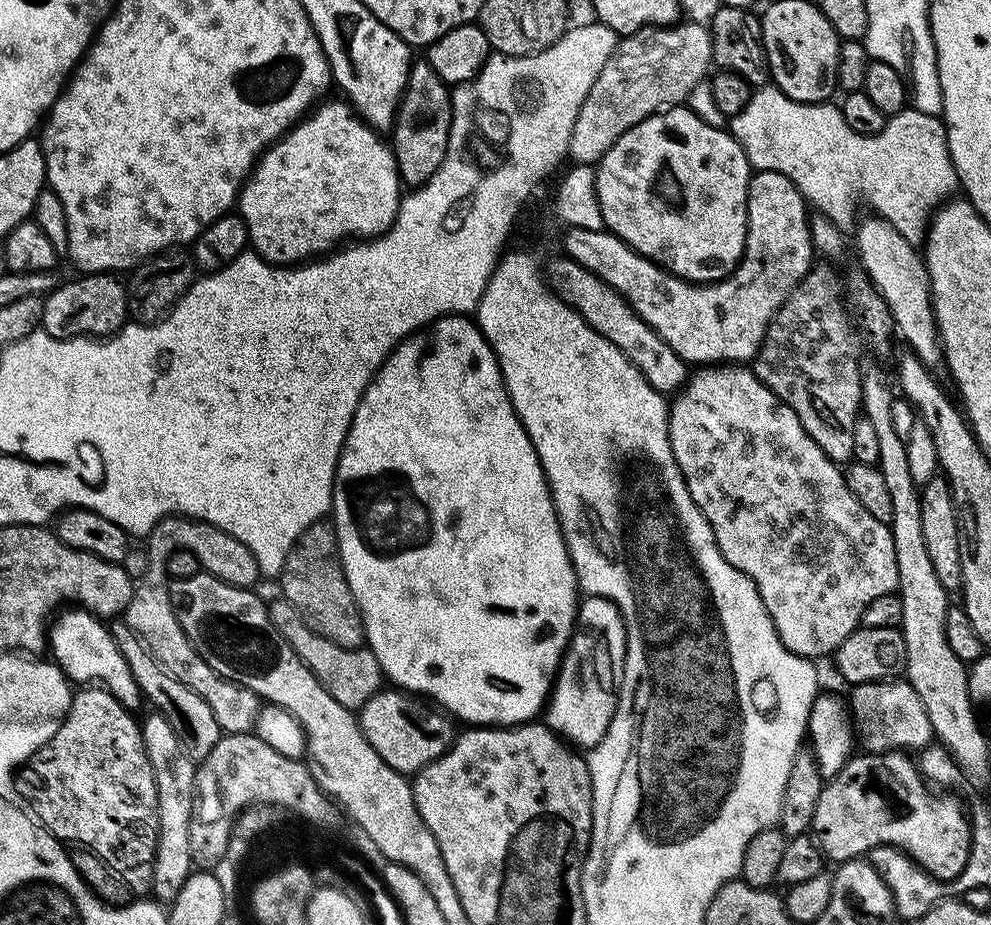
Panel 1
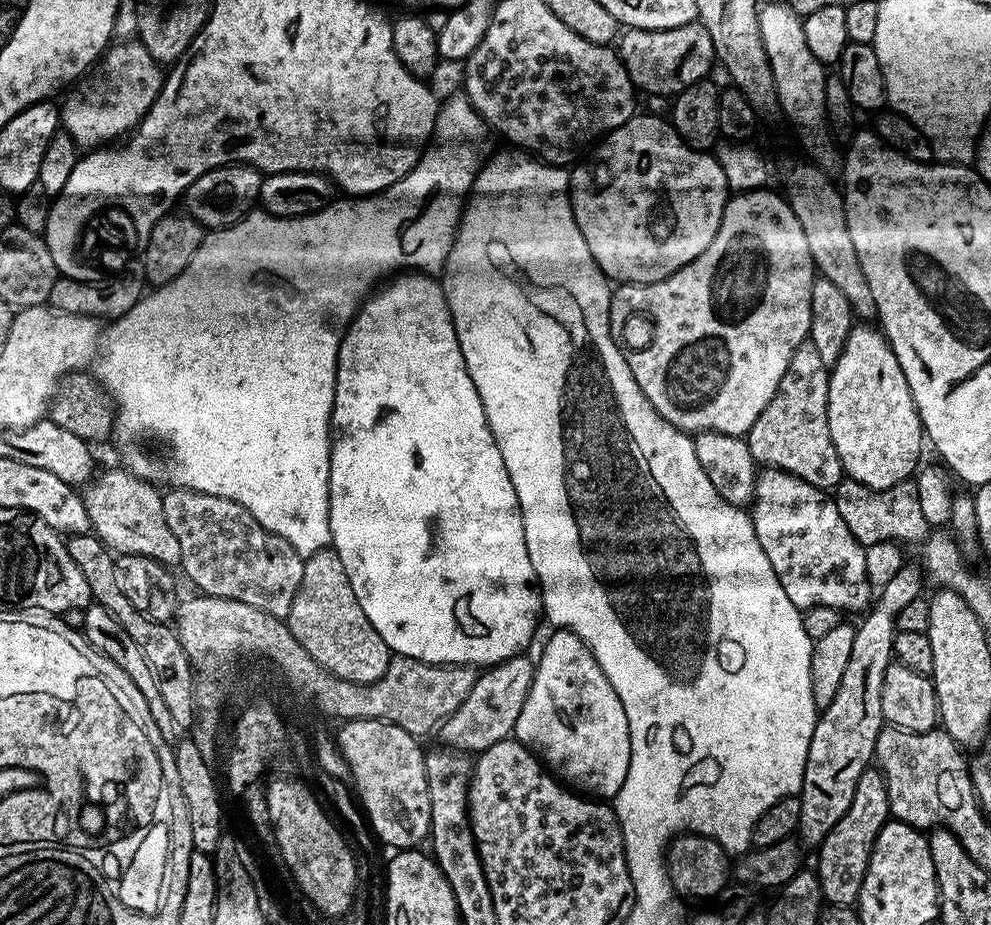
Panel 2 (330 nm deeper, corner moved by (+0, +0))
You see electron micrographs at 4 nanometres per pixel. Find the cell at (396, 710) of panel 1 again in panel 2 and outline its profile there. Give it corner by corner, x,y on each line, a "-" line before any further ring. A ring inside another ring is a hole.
524,654
518,655
513,660
485,671
477,679
466,702
438,729
438,737
440,736
444,743
441,745
445,749
479,754
490,746
509,739
515,733
518,714
522,714
522,706
526,706
532,680
536,675
536,664
528,661
526,657

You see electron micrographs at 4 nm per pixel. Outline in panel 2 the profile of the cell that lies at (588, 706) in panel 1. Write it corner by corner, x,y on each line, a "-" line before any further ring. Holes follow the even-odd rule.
563,630
551,634
553,636
549,638
536,664
536,675
526,706
522,706
522,714
518,714
515,739
525,744
536,759
569,789
588,798
615,798
626,782
630,766
630,726
626,722
626,710
622,710
622,702
618,694
614,694
610,678
606,678
602,666
598,666
594,654
582,642
582,638

